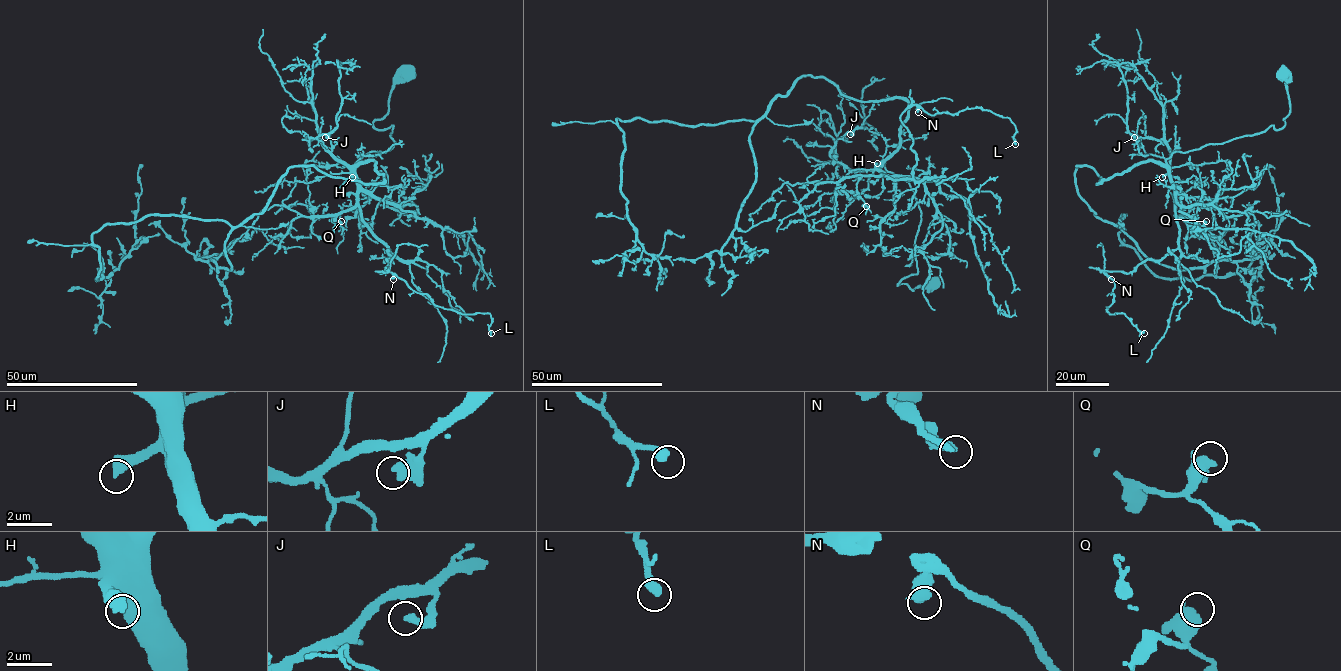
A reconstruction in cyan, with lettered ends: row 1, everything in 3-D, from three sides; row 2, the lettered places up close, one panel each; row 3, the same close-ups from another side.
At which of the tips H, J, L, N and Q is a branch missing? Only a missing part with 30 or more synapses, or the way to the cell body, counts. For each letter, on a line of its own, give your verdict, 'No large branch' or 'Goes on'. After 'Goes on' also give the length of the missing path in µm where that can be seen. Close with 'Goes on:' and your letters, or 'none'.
H: Goes on. Missing length about 50 µm
J: No large branch
L: No large branch
N: No large branch
Q: No large branch
Goes on: H

